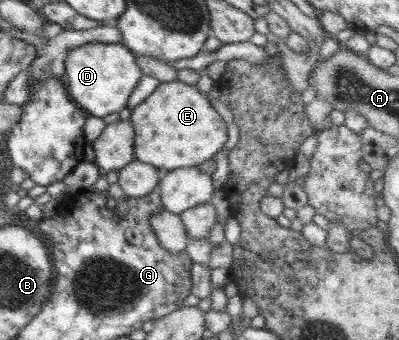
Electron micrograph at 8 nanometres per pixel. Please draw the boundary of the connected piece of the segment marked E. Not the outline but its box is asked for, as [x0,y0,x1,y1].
[131,80,228,172]

